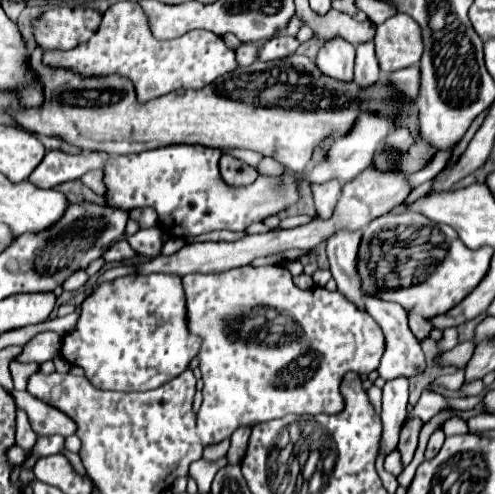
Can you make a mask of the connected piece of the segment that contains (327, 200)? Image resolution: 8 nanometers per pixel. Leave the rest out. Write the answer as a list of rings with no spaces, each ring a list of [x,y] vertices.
[[[333,179],[324,184],[311,184],[311,192],[313,192],[316,216],[319,218],[332,216],[342,193],[339,182]]]

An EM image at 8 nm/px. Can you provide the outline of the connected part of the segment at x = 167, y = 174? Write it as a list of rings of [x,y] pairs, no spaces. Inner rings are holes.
[[[165,146],[165,150],[109,158],[109,166],[105,166],[105,202],[127,212],[153,206],[159,214],[159,228],[173,238],[213,230],[243,232],[249,224],[261,222],[297,202],[299,178],[289,172],[275,178],[261,176],[249,186],[231,188],[219,174],[219,158],[221,150],[207,146]]]

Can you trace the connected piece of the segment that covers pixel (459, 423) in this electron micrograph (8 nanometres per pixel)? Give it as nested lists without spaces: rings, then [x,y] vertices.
[[[449,418],[443,424],[443,432],[447,436],[453,436],[453,434],[465,434],[465,432],[469,432],[469,428],[467,428],[467,422],[465,420],[461,420],[461,418]]]

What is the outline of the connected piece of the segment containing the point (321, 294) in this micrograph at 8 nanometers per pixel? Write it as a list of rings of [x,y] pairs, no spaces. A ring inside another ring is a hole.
[[[241,266],[241,268],[233,268],[233,270],[225,270],[225,272],[213,272],[213,274],[201,274],[201,272],[195,272],[195,274],[187,274],[183,278],[183,288],[185,288],[185,294],[187,294],[187,312],[189,312],[189,328],[191,328],[191,334],[195,336],[201,336],[203,338],[203,346],[199,350],[199,368],[201,368],[201,374],[203,374],[203,404],[197,412],[197,434],[203,442],[203,446],[211,446],[211,444],[219,444],[221,440],[229,438],[233,434],[233,430],[237,426],[243,426],[243,424],[249,424],[249,426],[255,426],[257,422],[267,422],[267,420],[275,420],[275,418],[281,418],[285,414],[337,414],[343,410],[345,402],[343,402],[343,396],[339,392],[339,384],[341,384],[341,378],[351,370],[351,372],[373,372],[377,370],[379,366],[379,360],[385,352],[385,336],[383,336],[383,330],[381,326],[365,312],[365,310],[359,310],[357,306],[353,306],[351,300],[347,300],[339,290],[335,292],[329,292],[325,288],[311,288],[311,290],[301,290],[293,284],[291,280],[291,274],[289,270],[285,270],[283,266]],[[259,306],[265,306],[265,308],[273,308],[277,310],[279,314],[287,314],[291,316],[295,322],[299,322],[301,326],[301,334],[297,338],[291,338],[289,342],[285,344],[265,344],[265,342],[251,342],[251,344],[241,344],[241,346],[233,346],[233,338],[229,338],[229,334],[233,332],[231,324],[233,322],[241,322],[245,320],[251,310],[259,308]],[[287,370],[287,380],[279,380],[281,374]]]

